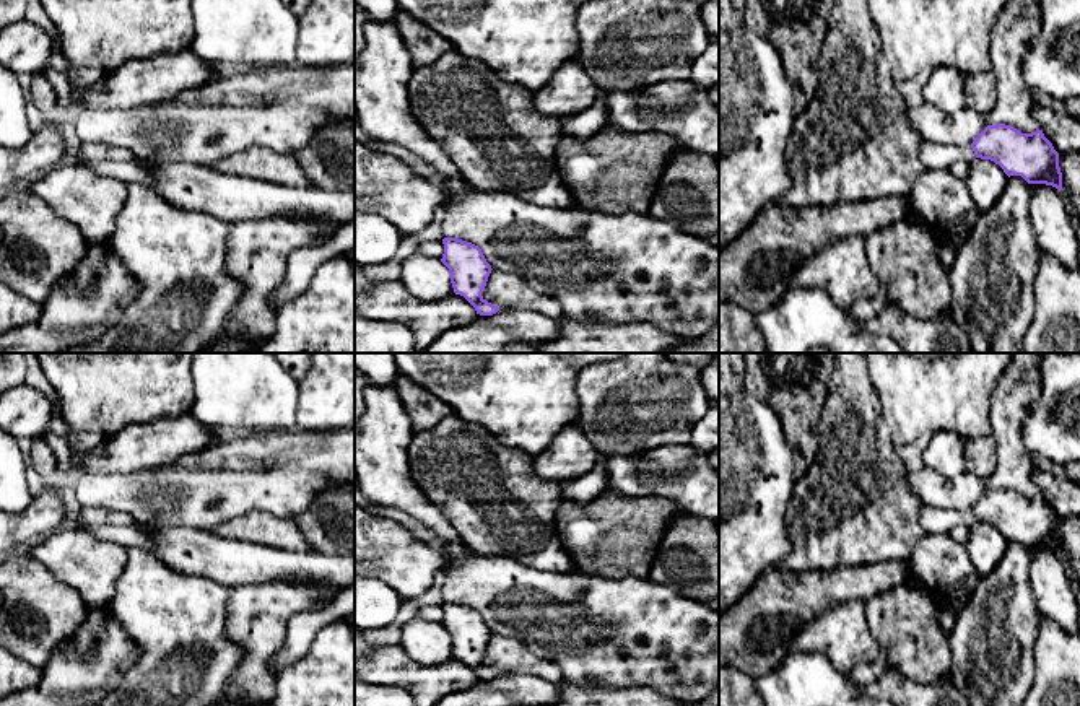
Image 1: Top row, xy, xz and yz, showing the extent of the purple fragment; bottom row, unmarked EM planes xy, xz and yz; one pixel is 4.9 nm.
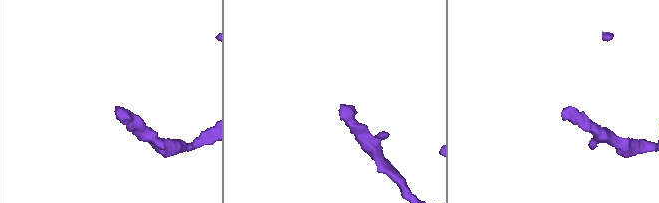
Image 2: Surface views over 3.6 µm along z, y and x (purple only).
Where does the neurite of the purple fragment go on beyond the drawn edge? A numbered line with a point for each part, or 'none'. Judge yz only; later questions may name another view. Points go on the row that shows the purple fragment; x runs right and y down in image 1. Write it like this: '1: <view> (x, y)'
1: yz (932, 155)

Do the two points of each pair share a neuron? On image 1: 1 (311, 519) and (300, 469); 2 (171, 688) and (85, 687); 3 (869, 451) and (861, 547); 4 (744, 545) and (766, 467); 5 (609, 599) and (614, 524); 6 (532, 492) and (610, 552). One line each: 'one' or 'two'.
1: two
2: two
3: one
4: one
5: two
6: two

